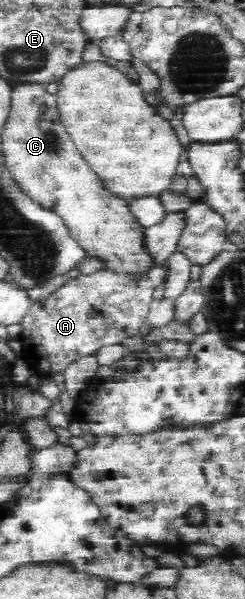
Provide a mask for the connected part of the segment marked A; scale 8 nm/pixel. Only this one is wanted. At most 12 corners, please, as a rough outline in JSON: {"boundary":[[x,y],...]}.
{"boundary":[[168,266],[104,270],[32,302],[20,357],[40,378],[140,336]]}

